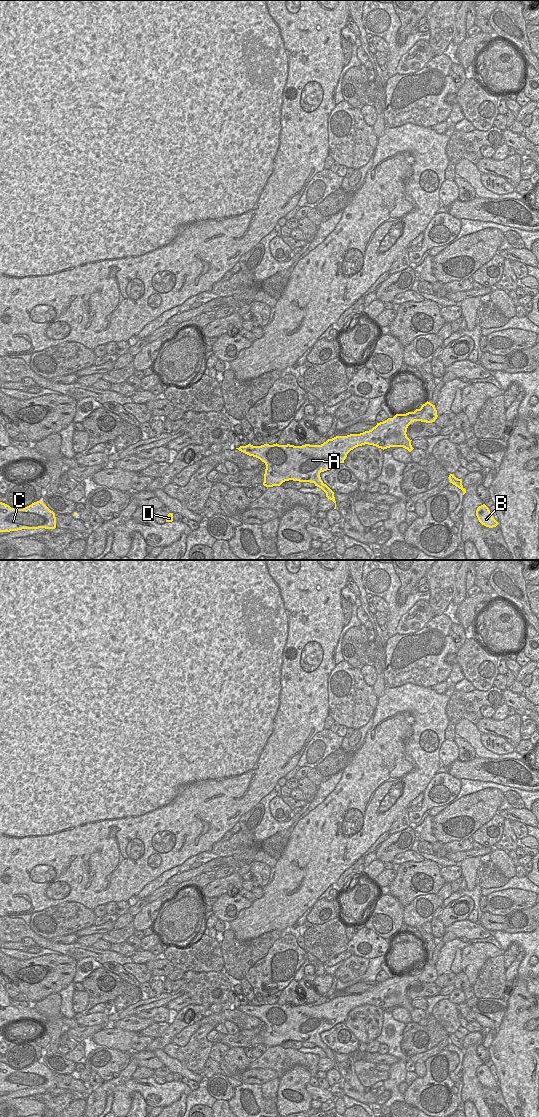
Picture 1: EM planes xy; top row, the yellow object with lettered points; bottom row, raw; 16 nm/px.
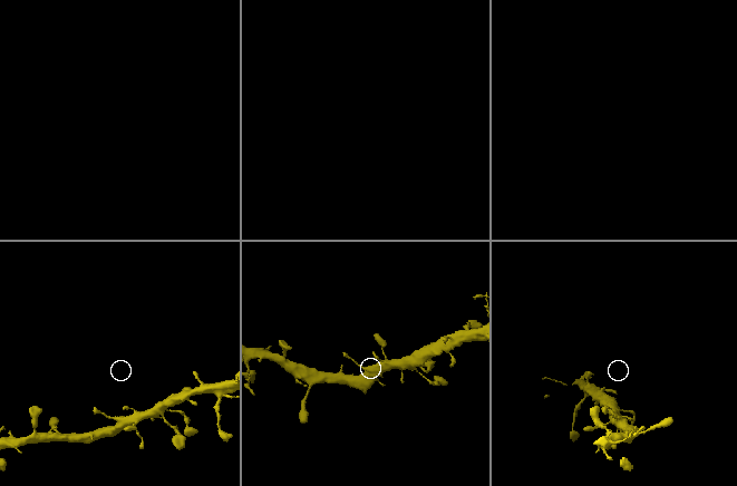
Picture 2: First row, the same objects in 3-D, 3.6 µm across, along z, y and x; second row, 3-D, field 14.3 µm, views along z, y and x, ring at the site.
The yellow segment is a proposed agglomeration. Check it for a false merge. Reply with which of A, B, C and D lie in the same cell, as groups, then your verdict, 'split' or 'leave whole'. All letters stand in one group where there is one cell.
groups A B C D; leave whole

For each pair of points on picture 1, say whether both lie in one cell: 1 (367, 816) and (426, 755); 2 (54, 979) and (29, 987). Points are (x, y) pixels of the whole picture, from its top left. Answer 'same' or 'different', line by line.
1: same
2: same

